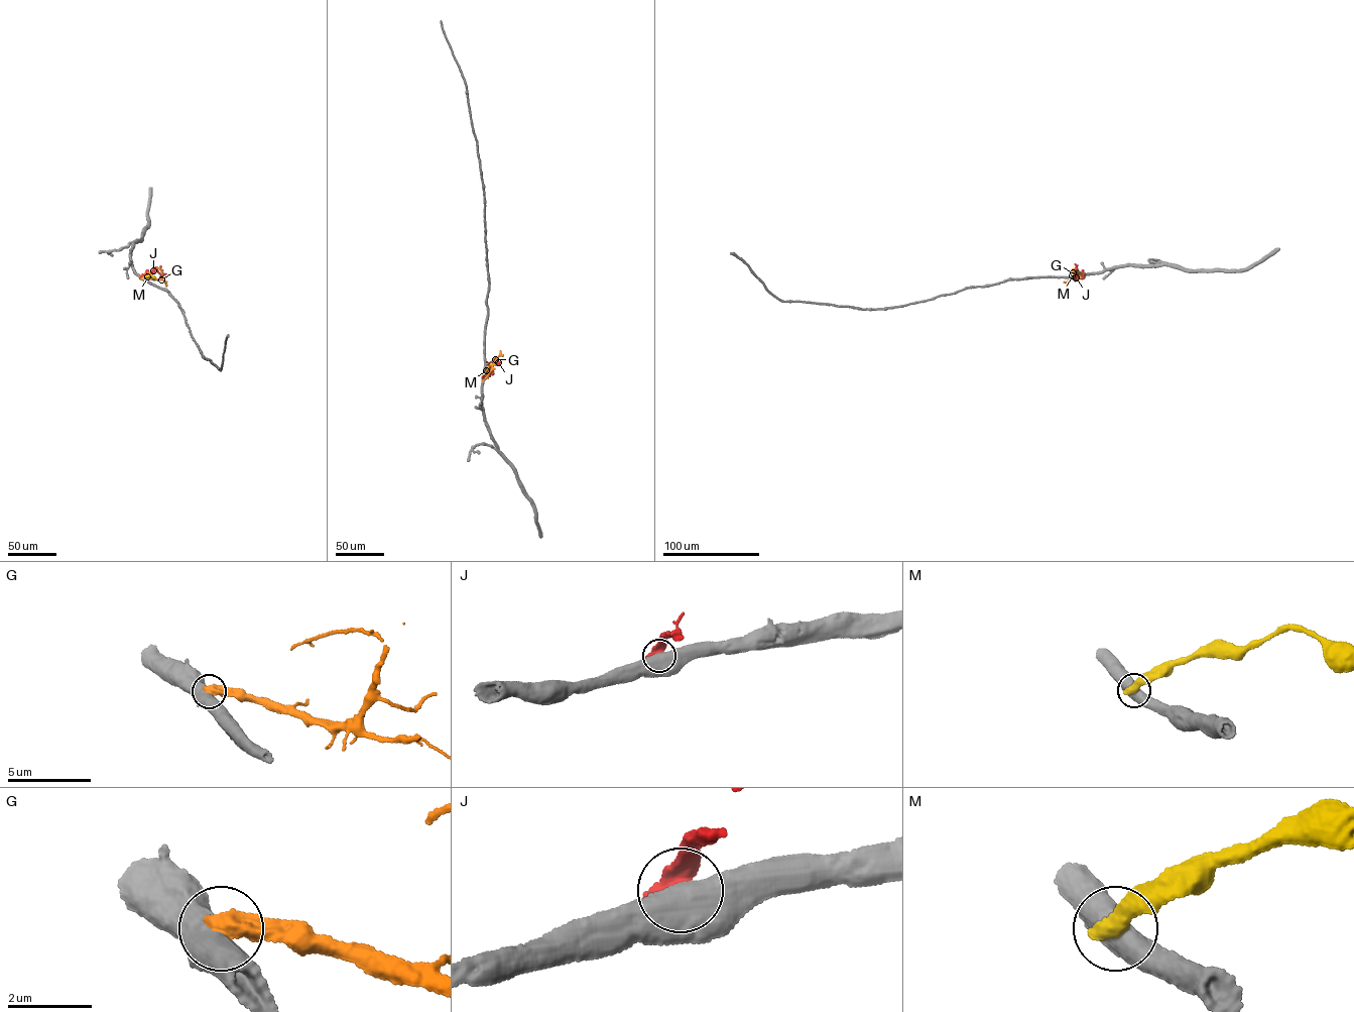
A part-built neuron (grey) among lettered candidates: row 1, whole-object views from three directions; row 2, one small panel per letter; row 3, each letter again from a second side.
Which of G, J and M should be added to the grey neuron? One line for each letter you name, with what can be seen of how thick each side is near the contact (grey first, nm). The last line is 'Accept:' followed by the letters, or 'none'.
Accept: none

